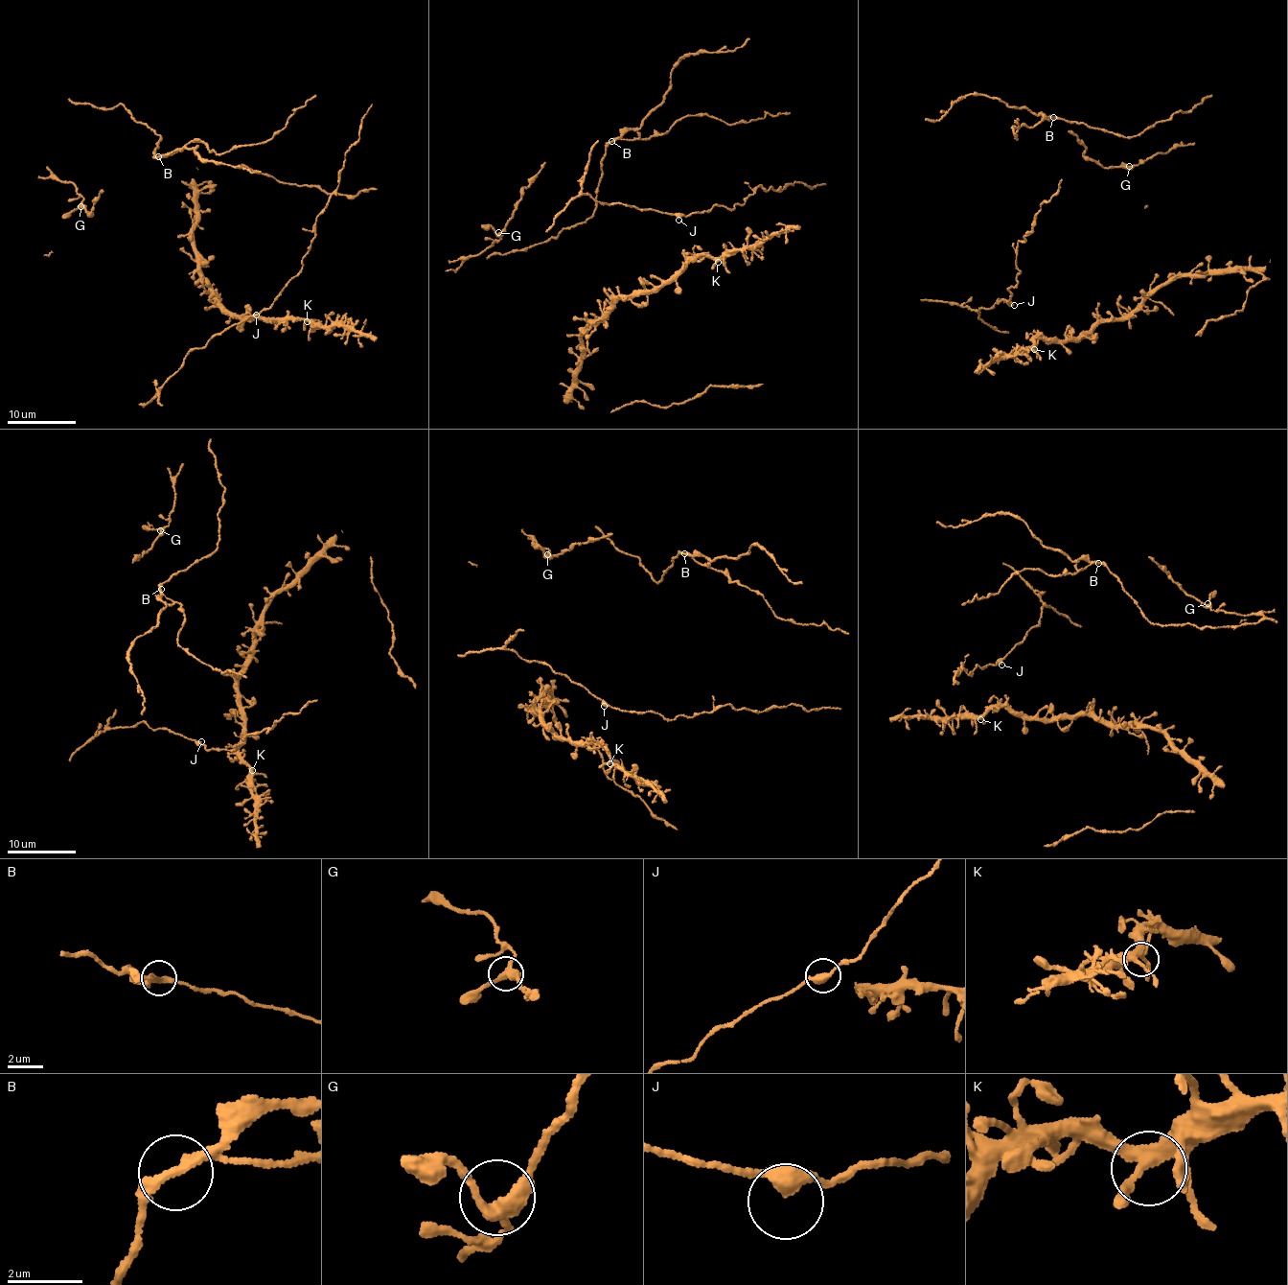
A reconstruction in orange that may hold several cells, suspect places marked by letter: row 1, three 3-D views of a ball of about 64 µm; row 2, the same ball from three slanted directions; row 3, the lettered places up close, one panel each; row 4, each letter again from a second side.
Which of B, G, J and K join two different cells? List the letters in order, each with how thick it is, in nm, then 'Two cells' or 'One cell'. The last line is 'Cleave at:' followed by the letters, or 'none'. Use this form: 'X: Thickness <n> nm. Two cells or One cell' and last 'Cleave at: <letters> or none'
B: Thickness 280 nm. Two cells
G: Thickness 340 nm. One cell
J: Thickness 360 nm. One cell
K: Thickness 280 nm. One cell
Cleave at: B

